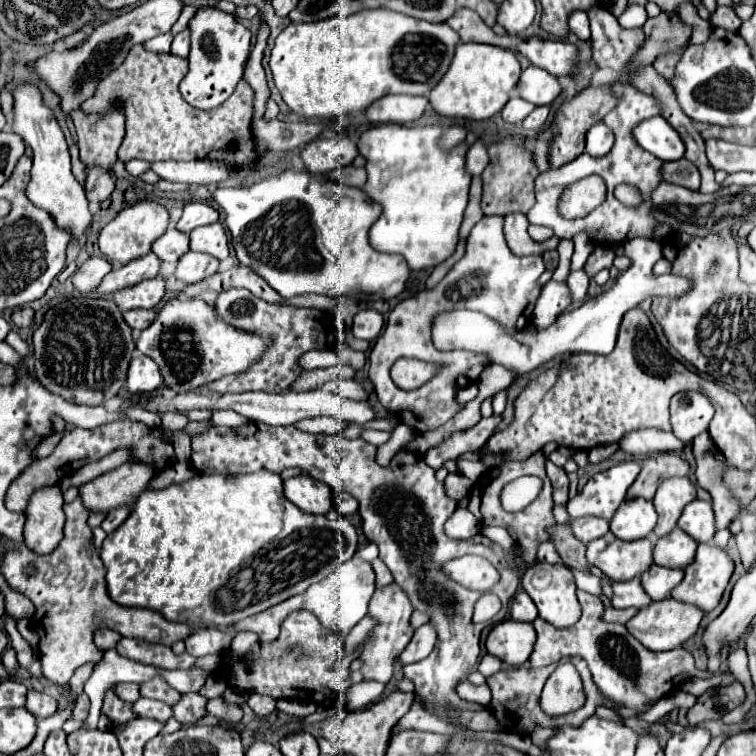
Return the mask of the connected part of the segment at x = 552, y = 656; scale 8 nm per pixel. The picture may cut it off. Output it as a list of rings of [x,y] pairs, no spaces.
[[[577,591],[577,599],[581,603],[583,615],[575,625],[559,629],[543,619],[533,621],[533,627],[537,631],[537,643],[529,657],[529,665],[533,669],[557,663],[559,659],[563,659],[563,655],[579,655],[587,661],[593,681],[603,697],[625,709],[637,711],[635,717],[649,711],[657,699],[673,689],[675,683],[683,683],[683,679],[691,677],[709,677],[707,671],[699,671],[695,667],[693,655],[683,647],[671,651],[649,651],[627,631],[625,625],[601,621],[603,603],[597,595]]]

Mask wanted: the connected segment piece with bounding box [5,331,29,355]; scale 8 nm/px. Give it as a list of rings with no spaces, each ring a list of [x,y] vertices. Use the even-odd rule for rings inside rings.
[[[11,331],[11,333],[5,337],[5,343],[11,345],[19,355],[29,355],[29,347],[27,347],[27,343],[25,343],[15,331]]]

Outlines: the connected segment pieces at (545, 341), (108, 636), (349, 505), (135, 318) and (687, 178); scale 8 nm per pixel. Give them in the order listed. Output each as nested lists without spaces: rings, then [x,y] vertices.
[[[633,239],[629,241],[627,255],[631,257],[631,267],[613,283],[611,289],[599,293],[597,297],[587,299],[581,307],[571,309],[557,317],[557,321],[547,329],[537,329],[535,333],[523,329],[523,331],[505,331],[497,321],[491,317],[477,313],[477,311],[451,311],[437,315],[433,321],[433,343],[437,349],[471,349],[475,353],[487,353],[491,357],[491,363],[501,363],[509,369],[515,369],[517,375],[529,373],[541,363],[565,355],[565,353],[597,353],[607,355],[613,351],[617,341],[617,329],[621,323],[621,317],[637,307],[643,299],[655,297],[655,295],[669,295],[679,297],[687,291],[687,281],[683,277],[675,275],[653,275],[653,265],[657,259],[661,259],[661,243],[651,239]]]
[[[97,629],[97,631],[95,631],[95,637],[93,637],[95,645],[97,645],[101,651],[113,649],[119,639],[121,639],[121,635],[115,633],[115,631],[111,631],[111,629]]]
[[[337,493],[337,495],[335,495],[335,509],[337,509],[341,515],[349,517],[351,513],[357,511],[357,501],[355,501],[349,493]]]
[[[131,309],[123,313],[123,319],[127,321],[127,325],[135,331],[141,331],[145,327],[149,327],[155,319],[155,311],[153,309]]]
[[[687,159],[665,163],[661,167],[661,179],[663,181],[677,183],[677,185],[687,187],[687,189],[693,189],[693,191],[699,189],[699,171]]]

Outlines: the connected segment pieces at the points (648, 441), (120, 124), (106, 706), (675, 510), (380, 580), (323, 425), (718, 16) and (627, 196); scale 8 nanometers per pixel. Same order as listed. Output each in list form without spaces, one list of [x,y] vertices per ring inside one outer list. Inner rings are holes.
[[[643,429],[643,431],[633,431],[625,435],[619,441],[619,449],[633,455],[633,457],[649,457],[657,453],[677,453],[685,447],[683,441],[679,441],[673,433],[657,431],[657,429]]]
[[[81,109],[71,113],[79,135],[79,159],[87,167],[101,165],[101,169],[113,171],[117,161],[117,149],[125,135],[125,117],[119,111],[107,115],[85,115]]]
[[[107,689],[105,699],[103,699],[101,713],[111,721],[111,729],[109,729],[109,731],[113,731],[115,735],[117,735],[129,721],[137,719],[137,717],[135,717],[135,711],[131,709],[131,703],[123,701],[123,699],[115,693],[115,689]]]
[[[665,477],[653,499],[653,505],[659,515],[655,535],[657,537],[667,535],[675,527],[683,507],[691,503],[695,497],[697,497],[695,487],[687,477]]]
[[[375,559],[371,565],[373,565],[373,571],[375,571],[375,575],[377,575],[377,587],[387,587],[387,585],[393,583],[391,573],[389,573],[389,569],[381,563],[381,559]]]
[[[315,417],[315,419],[303,419],[295,423],[297,429],[301,431],[309,431],[309,433],[327,433],[327,435],[339,435],[343,433],[345,425],[339,419],[331,419],[331,417]]]
[[[717,5],[717,9],[711,13],[709,23],[713,27],[723,27],[731,31],[737,31],[741,27],[741,19],[735,15],[733,7],[725,7],[725,5]]]
[[[621,184],[614,190],[615,197],[626,206],[638,206],[642,202],[639,190],[628,184]]]

